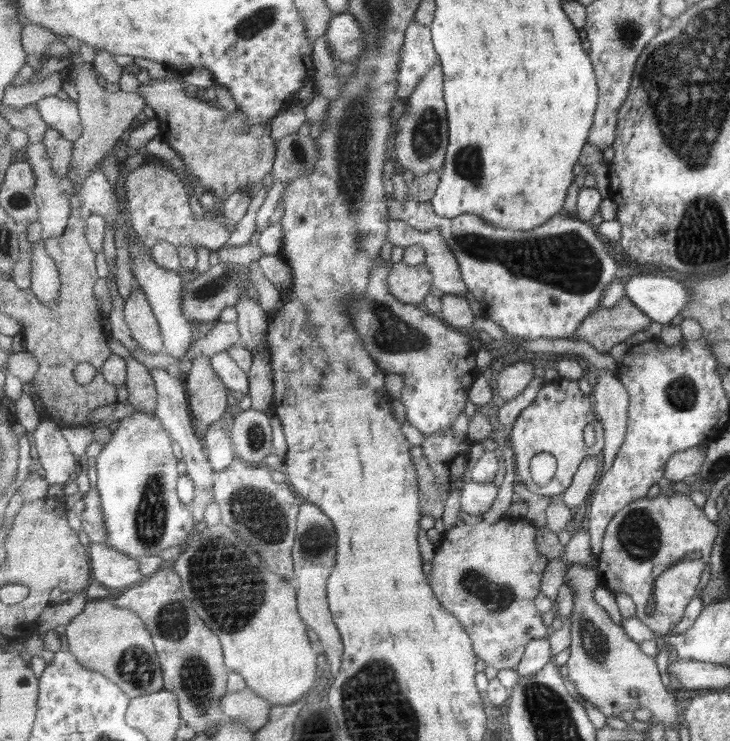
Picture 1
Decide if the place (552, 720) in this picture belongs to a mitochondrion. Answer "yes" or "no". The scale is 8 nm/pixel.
yes

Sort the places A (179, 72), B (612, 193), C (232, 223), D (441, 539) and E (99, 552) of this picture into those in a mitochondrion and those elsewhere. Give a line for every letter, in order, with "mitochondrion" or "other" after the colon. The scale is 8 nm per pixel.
A: other
B: other
C: other
D: other
E: other

